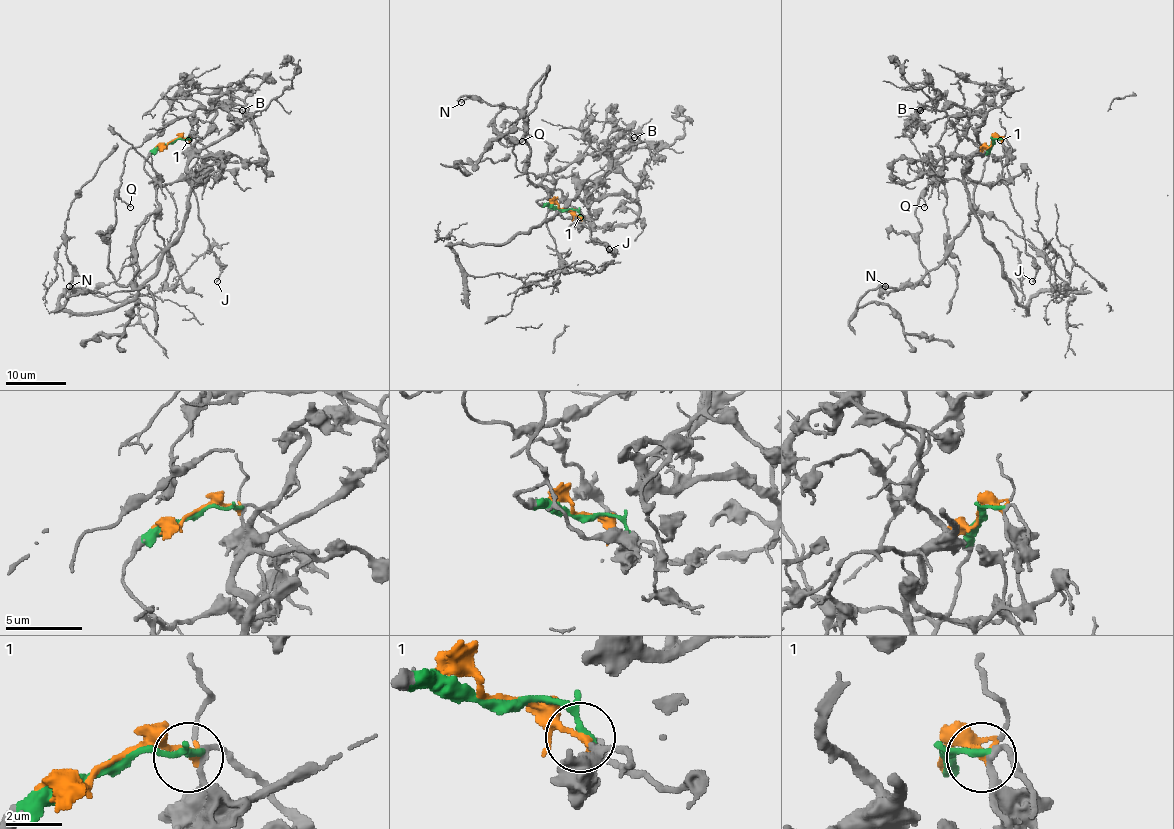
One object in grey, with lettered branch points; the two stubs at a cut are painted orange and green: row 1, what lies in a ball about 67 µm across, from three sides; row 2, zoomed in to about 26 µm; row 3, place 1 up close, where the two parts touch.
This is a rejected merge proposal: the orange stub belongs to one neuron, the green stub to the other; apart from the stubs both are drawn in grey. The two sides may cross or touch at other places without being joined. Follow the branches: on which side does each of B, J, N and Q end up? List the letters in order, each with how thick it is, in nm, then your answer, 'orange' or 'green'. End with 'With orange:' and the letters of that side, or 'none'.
B: calibre 130 nm; orange
J: calibre 160 nm; green
N: calibre 140 nm; green
Q: calibre 150 nm; green
With orange: B

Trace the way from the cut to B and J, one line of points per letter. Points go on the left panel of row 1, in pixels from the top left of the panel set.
B: (171, 142), (182, 137), (198, 154), (197, 182), (204, 178), (188, 158), (213, 101), (242, 110)
J: (171, 142), (150, 155), (144, 170), (158, 184), (185, 181), (194, 190), (209, 248), (221, 268), (216, 281)

